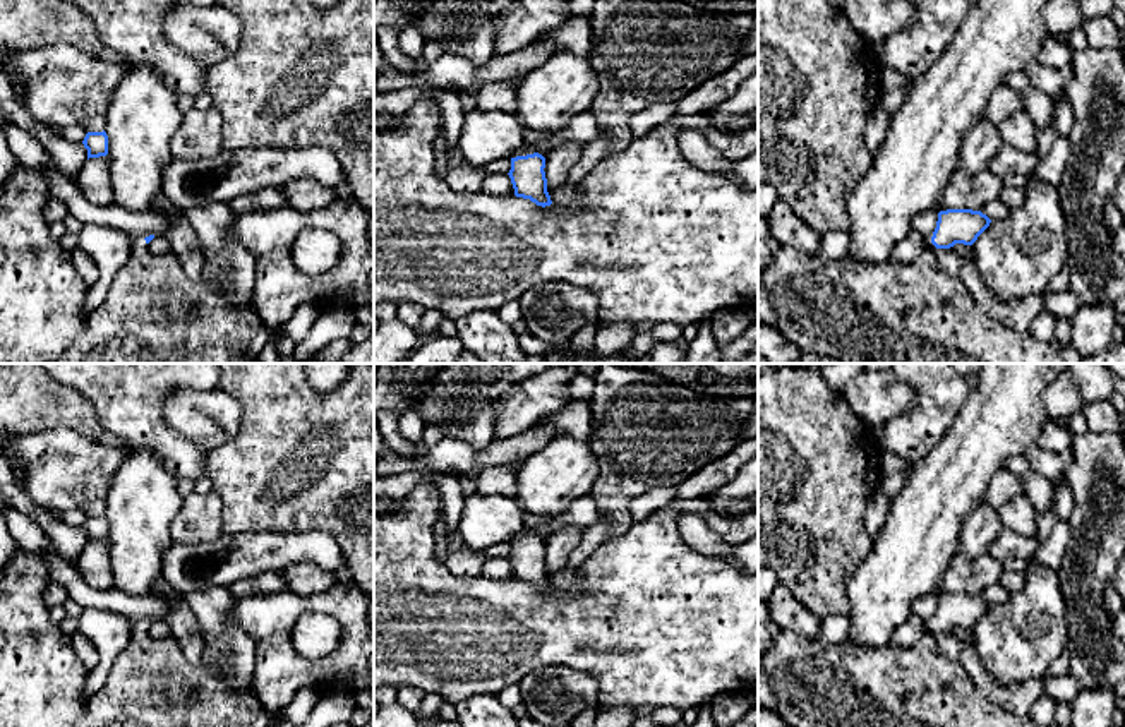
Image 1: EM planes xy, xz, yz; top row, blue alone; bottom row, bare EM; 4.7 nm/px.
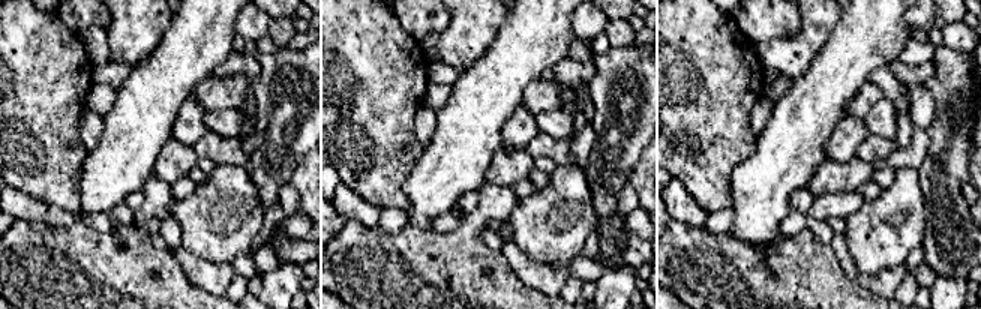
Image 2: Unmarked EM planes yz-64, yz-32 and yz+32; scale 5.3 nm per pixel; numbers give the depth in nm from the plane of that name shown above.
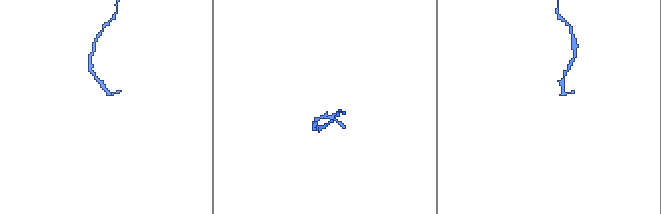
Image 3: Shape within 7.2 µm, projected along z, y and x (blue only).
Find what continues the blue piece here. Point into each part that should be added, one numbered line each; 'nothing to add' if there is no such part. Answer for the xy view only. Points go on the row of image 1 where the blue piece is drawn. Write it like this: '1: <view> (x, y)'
1: xy (153, 312)

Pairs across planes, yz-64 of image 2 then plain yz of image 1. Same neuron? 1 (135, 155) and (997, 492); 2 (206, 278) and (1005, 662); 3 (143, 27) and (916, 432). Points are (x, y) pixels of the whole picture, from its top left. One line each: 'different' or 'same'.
1: different
2: different
3: same

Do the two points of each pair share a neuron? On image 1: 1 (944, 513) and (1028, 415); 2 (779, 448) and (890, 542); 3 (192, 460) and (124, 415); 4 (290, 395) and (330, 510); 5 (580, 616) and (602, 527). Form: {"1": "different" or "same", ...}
{"1": "same", "2": "different", "3": "same", "4": "same", "5": "different"}

